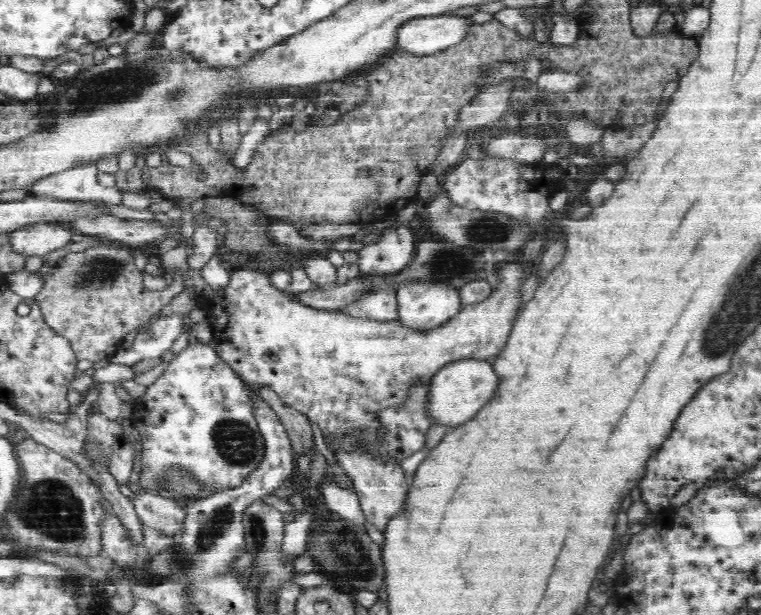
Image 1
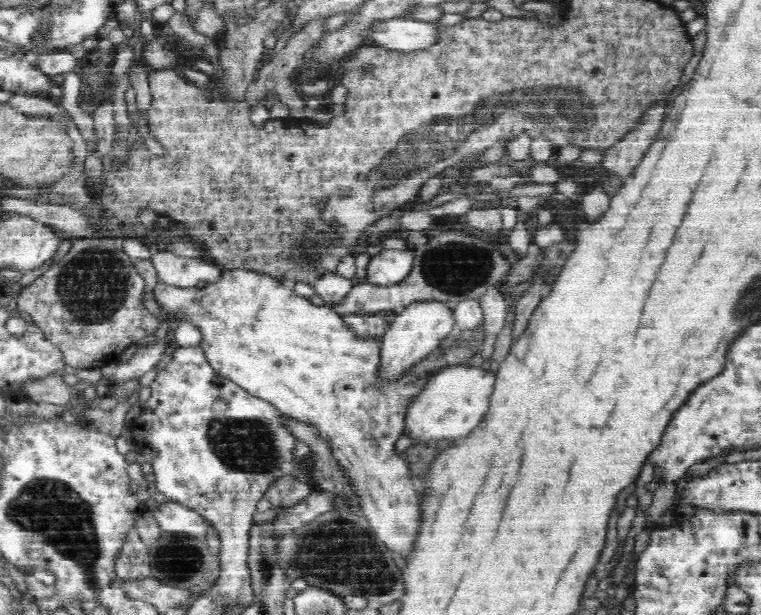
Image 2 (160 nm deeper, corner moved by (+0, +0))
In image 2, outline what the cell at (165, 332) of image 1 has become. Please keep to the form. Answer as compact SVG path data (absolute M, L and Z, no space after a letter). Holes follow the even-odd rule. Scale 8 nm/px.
M166 337L158 339L152 345L138 349L128 361L101 366L100 372L104 377L113 378L116 386L134 380L134 378L140 378L156 367L167 346L168 340Z

